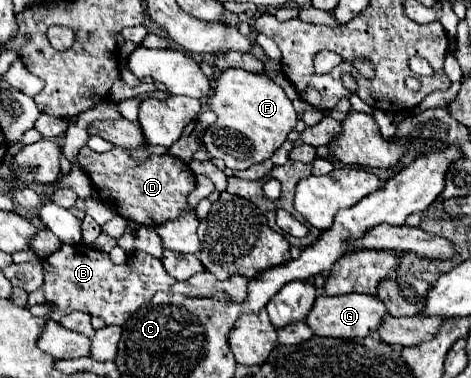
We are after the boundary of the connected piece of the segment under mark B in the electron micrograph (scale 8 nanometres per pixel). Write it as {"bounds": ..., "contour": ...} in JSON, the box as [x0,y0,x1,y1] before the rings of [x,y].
{"bounds":[28,243,216,325],"contour":[[[86,243],[62,245],[56,253],[44,259],[44,285],[28,295],[28,305],[48,305],[50,319],[60,321],[60,317],[72,311],[84,311],[94,317],[102,317],[106,325],[124,325],[126,319],[148,303],[154,293],[182,293],[186,297],[212,297],[216,293],[216,277],[210,271],[192,275],[188,281],[172,279],[162,261],[144,251],[134,251],[128,255],[124,265],[114,265],[108,253],[102,253]]]}

